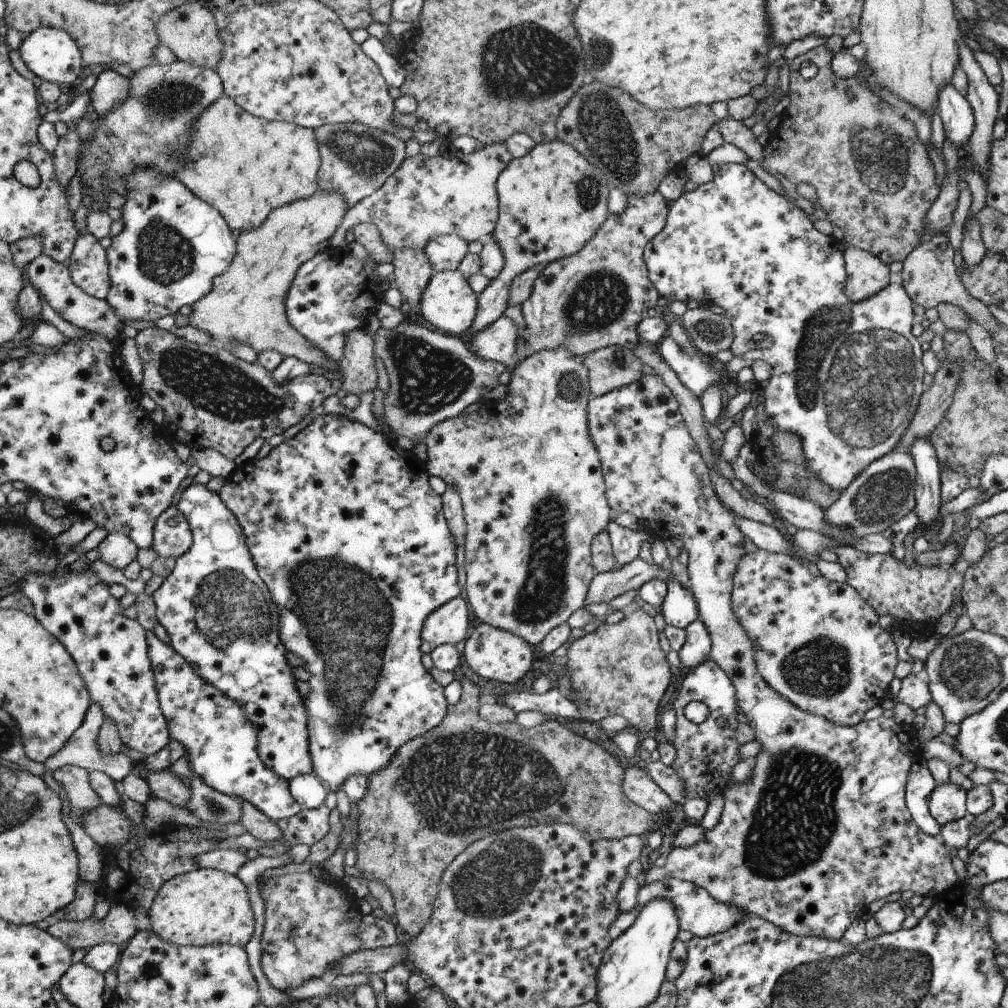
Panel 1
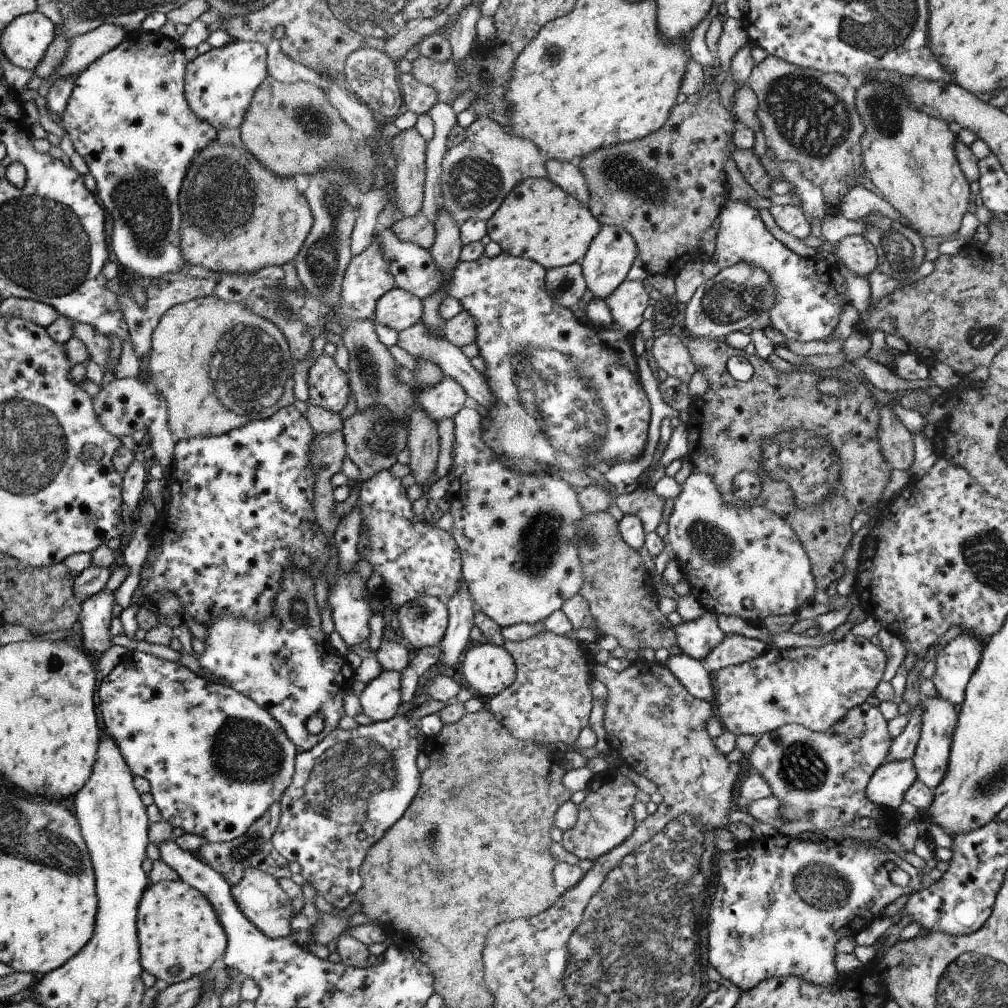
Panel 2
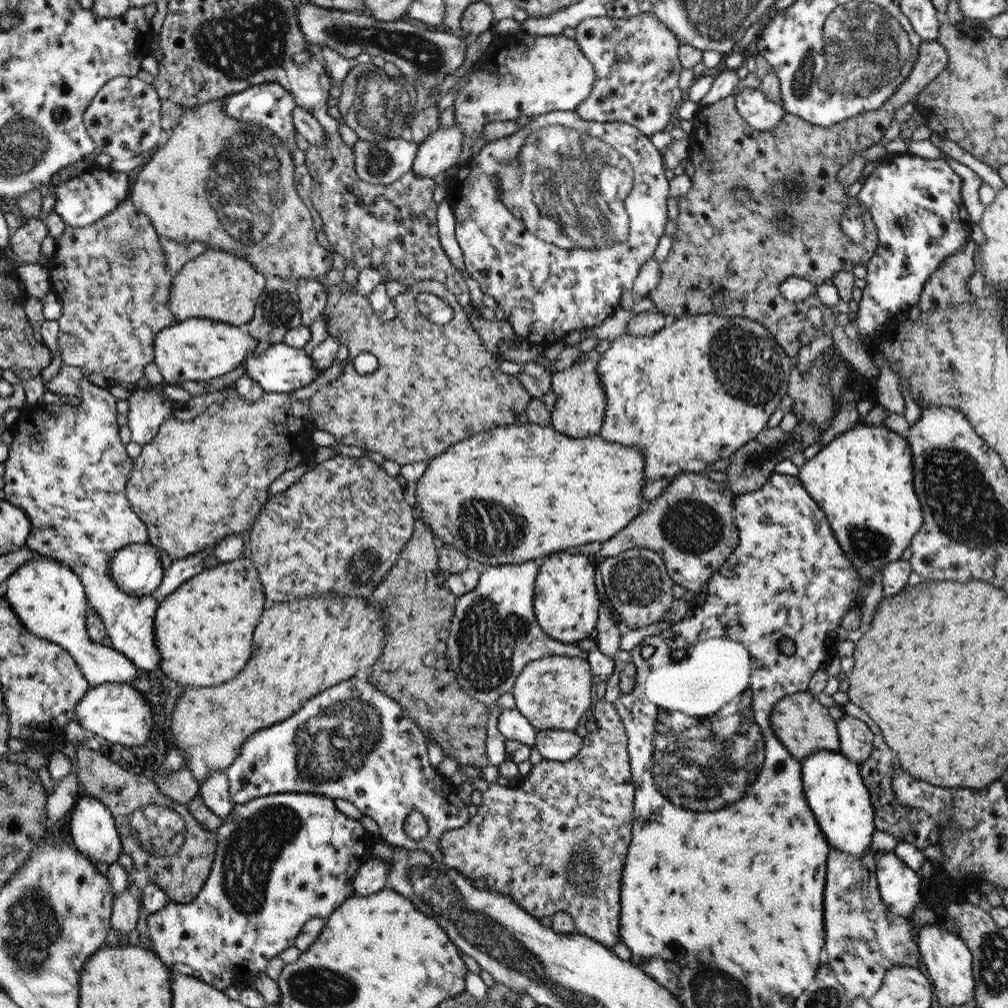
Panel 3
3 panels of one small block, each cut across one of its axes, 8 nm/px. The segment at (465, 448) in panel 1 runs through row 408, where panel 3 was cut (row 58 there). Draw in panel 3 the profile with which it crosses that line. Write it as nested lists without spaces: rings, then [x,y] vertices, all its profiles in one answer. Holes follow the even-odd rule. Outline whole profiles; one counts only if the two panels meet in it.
[[[519,30],[512,36],[496,39],[488,50],[475,62],[475,69],[470,72],[467,82],[459,88],[453,103],[455,122],[463,132],[460,166],[472,160],[472,140],[483,134],[487,124],[546,114],[554,111],[576,111],[578,105],[591,93],[595,81],[595,70],[586,59],[580,47],[562,34],[552,36],[531,35]]]

